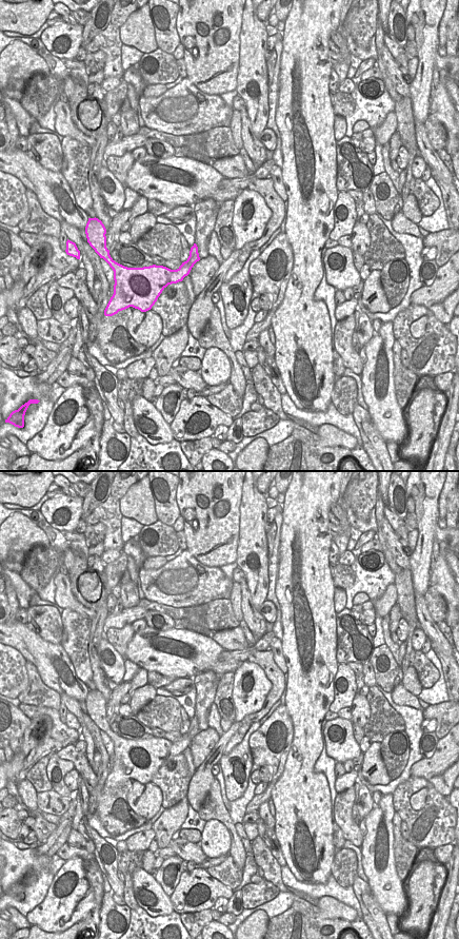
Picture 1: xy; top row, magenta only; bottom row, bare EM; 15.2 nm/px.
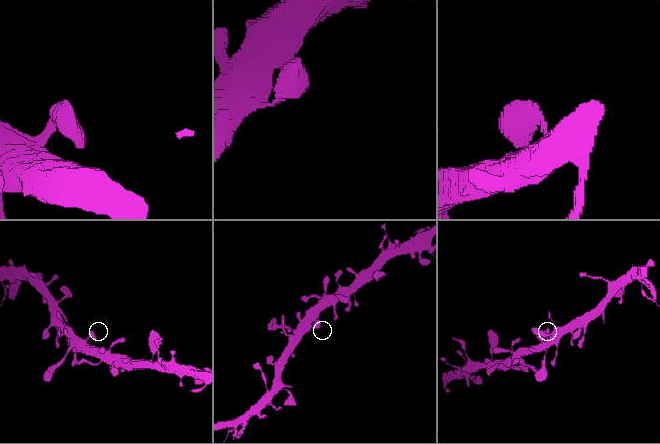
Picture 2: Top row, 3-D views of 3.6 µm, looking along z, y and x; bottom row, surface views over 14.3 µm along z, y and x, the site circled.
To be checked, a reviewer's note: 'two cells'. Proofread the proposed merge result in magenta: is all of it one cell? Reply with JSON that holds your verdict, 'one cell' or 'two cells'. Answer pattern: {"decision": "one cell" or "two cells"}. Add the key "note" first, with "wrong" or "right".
{"note": "wrong", "decision": "one cell"}

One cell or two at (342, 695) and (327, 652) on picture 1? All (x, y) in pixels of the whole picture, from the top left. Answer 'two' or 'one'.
two

